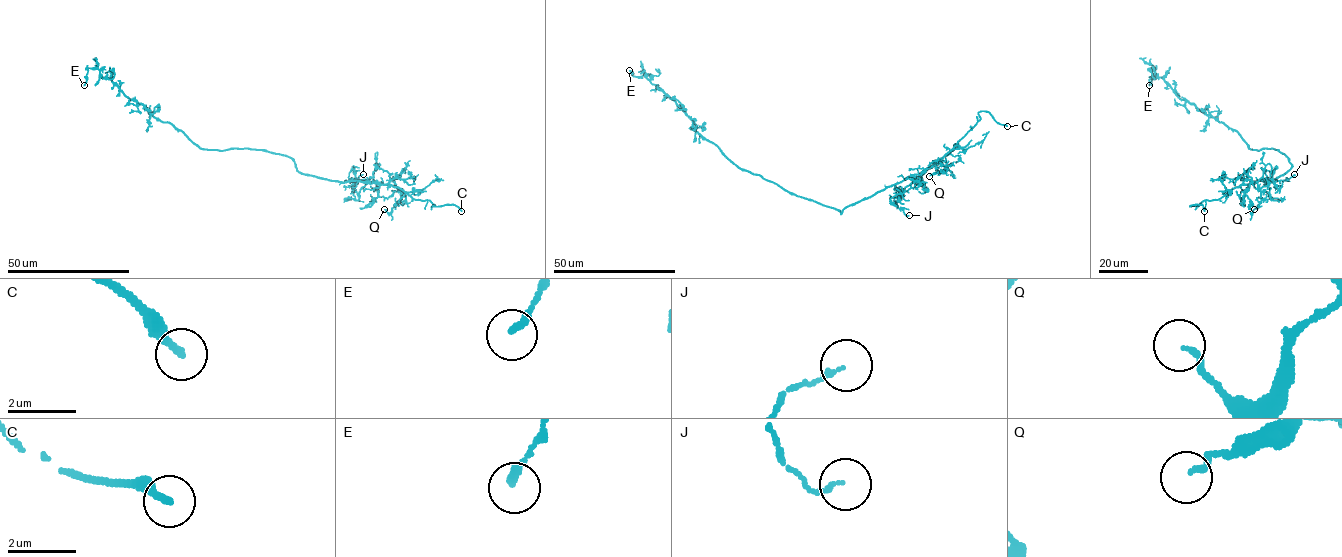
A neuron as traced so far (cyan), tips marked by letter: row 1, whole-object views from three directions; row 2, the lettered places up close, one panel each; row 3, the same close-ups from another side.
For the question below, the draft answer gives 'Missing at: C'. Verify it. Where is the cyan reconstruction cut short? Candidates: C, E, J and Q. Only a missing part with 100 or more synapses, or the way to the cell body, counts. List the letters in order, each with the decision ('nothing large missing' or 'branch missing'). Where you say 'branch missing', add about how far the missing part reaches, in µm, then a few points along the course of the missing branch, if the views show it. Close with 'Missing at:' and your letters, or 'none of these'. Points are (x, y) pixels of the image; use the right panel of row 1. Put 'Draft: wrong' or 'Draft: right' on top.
Draft: right
C: branch missing; about 30 µm are missing; missing branch runs (1204, 211), (1225, 213), (1237, 209)
E: nothing large missing
J: nothing large missing
Q: nothing large missing
Missing at: C

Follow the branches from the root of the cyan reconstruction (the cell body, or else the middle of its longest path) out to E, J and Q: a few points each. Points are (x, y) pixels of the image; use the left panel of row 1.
E: (263, 150), (200, 148), (181, 131), (158, 120), (128, 98), (98, 69), (87, 68), (84, 85)
J: (263, 150), (288, 156), (300, 173), (323, 179), (368, 181), (348, 181), (363, 174)
Q: (263, 150), (288, 156), (300, 173), (323, 179), (379, 184), (392, 180), (402, 198), (390, 213), (384, 209)

